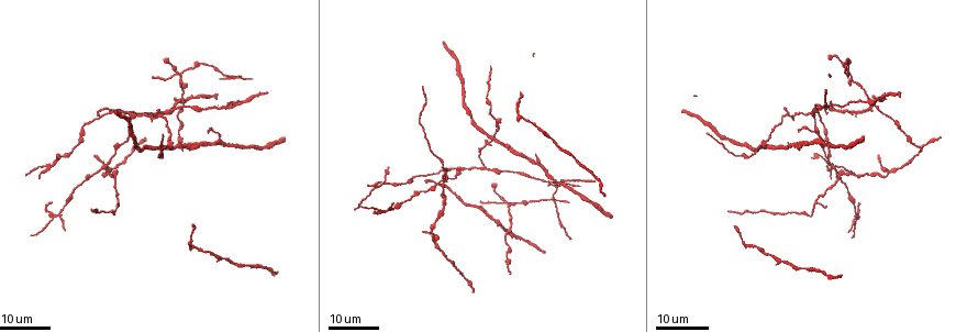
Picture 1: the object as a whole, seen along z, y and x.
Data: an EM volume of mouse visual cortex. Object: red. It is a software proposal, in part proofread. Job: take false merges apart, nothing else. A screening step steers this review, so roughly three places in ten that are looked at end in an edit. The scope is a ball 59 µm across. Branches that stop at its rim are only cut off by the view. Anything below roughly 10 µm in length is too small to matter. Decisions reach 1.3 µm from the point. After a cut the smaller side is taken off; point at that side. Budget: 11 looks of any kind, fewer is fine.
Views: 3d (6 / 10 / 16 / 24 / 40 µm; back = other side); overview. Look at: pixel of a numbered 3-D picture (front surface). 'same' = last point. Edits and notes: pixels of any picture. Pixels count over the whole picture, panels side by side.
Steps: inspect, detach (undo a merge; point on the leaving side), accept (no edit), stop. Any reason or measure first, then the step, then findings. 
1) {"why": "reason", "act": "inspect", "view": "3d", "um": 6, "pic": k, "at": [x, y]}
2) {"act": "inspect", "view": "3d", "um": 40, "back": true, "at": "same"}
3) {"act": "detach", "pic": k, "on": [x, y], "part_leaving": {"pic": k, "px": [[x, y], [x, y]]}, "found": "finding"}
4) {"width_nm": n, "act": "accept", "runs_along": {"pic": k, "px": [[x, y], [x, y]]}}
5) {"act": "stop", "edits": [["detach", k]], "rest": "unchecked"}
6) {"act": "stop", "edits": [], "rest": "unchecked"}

{"why": "three-way junction", "act": "inspect", "view": "3d", "um": 24, "pic": 1, "at": [813, 115]}

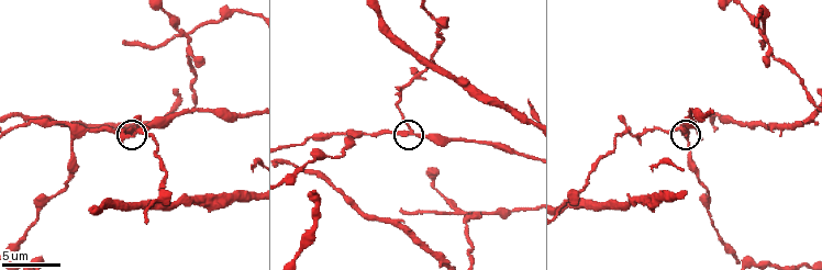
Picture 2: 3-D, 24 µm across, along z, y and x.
{"why": "closer look", "act": "inspect", "view": "3d", "um": 10, "pic": 2, "at": [685, 132]}

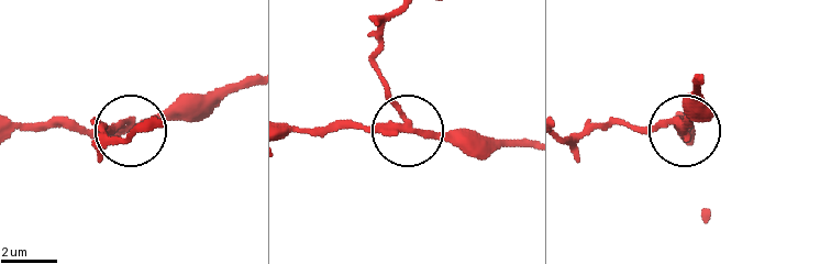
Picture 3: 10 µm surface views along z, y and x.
{"arms": 3, "act": "detach", "pic": 3, "on": [109, 130], "part_leaving": {"pic": 3, "px": [[406, 123], [377, 62], [379, 33], [398, 11]]}, "found": "two cells meet here"}

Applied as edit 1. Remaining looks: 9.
{"why": "side arm on a straight run", "act": "inspect", "view": "3d", "um": 6, "pic": 2, "at": [698, 134]}

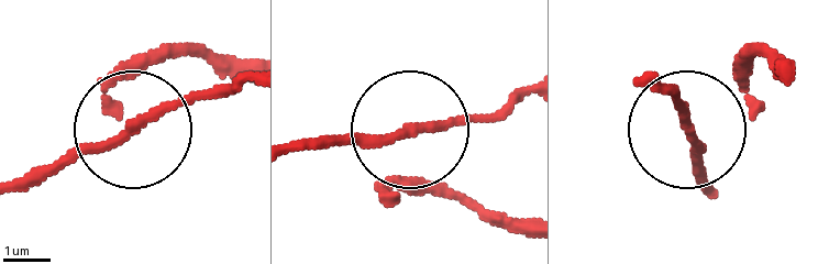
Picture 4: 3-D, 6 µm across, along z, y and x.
{"arms": 3, "act": "accept", "runs_along": {"pic": 4, "px": [[519, 96], [377, 139], [310, 139]]}, "found": "continuous, no second cell"}

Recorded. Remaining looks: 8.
{"why": "four arms meet", "act": "inspect", "view": "3d", "um": 6, "pic": 2, "at": [72, 136]}

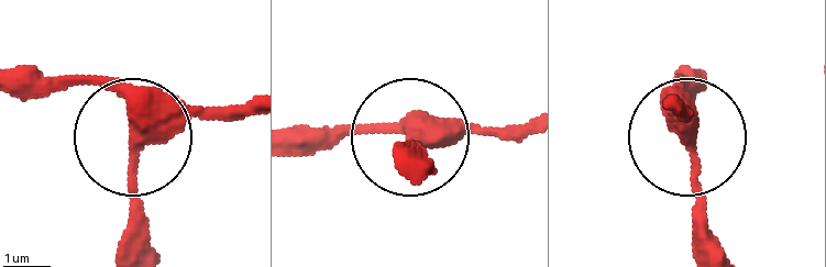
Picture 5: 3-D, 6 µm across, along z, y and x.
{"width_nm": 370, "act": "accept", "runs_along": {"pic": 5, "px": [[672, 110], [696, 169], [696, 252]]}, "found": "continuous, no second cell"}

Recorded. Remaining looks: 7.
{"why": "small branch off a trunk", "act": "inspect", "view": "3d", "um": 10, "pic": 2, "at": [293, 182]}

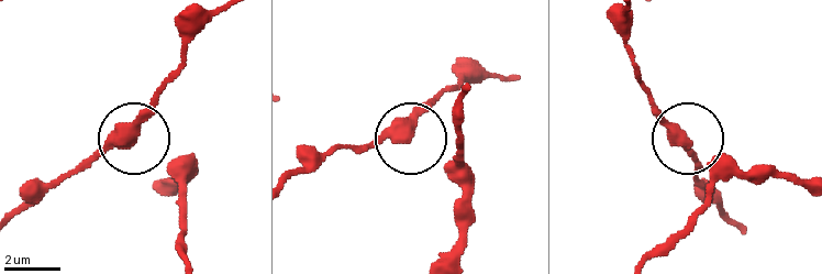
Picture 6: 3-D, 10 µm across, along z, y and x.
{"arms": 3, "act": "accept", "runs_along": {"pic": 6, "px": [[492, 74], [476, 74], [443, 95], [408, 135], [354, 144]]}, "found": "one cell here"}

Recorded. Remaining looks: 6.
{"why": "sudden change in width", "act": "inspect", "view": "3d", "um": 16, "pic": 1, "at": [443, 165]}

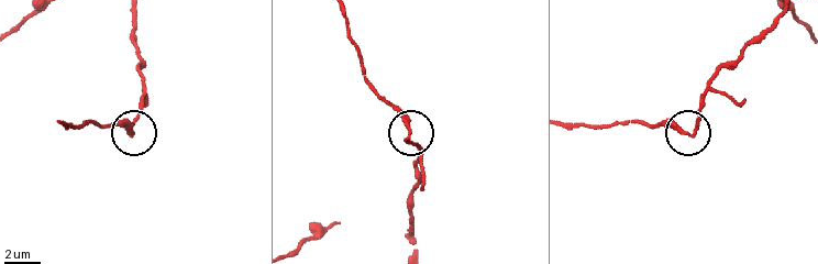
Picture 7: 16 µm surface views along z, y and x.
{"why": "closer look", "act": "inspect", "view": "3d", "um": 10, "pic": 7, "at": [693, 132]}

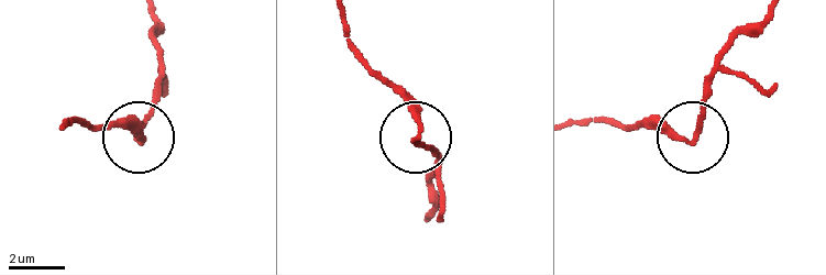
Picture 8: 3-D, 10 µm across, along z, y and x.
{"act": "accept", "runs_along": {"pic": 8, "px": [[426, 222], [434, 158], [420, 144], [416, 108], [395, 83]]}, "found": "one cell here"}

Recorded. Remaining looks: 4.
{"act": "stop", "edits": [["detach", 3]], "rest": "unchecked"}

